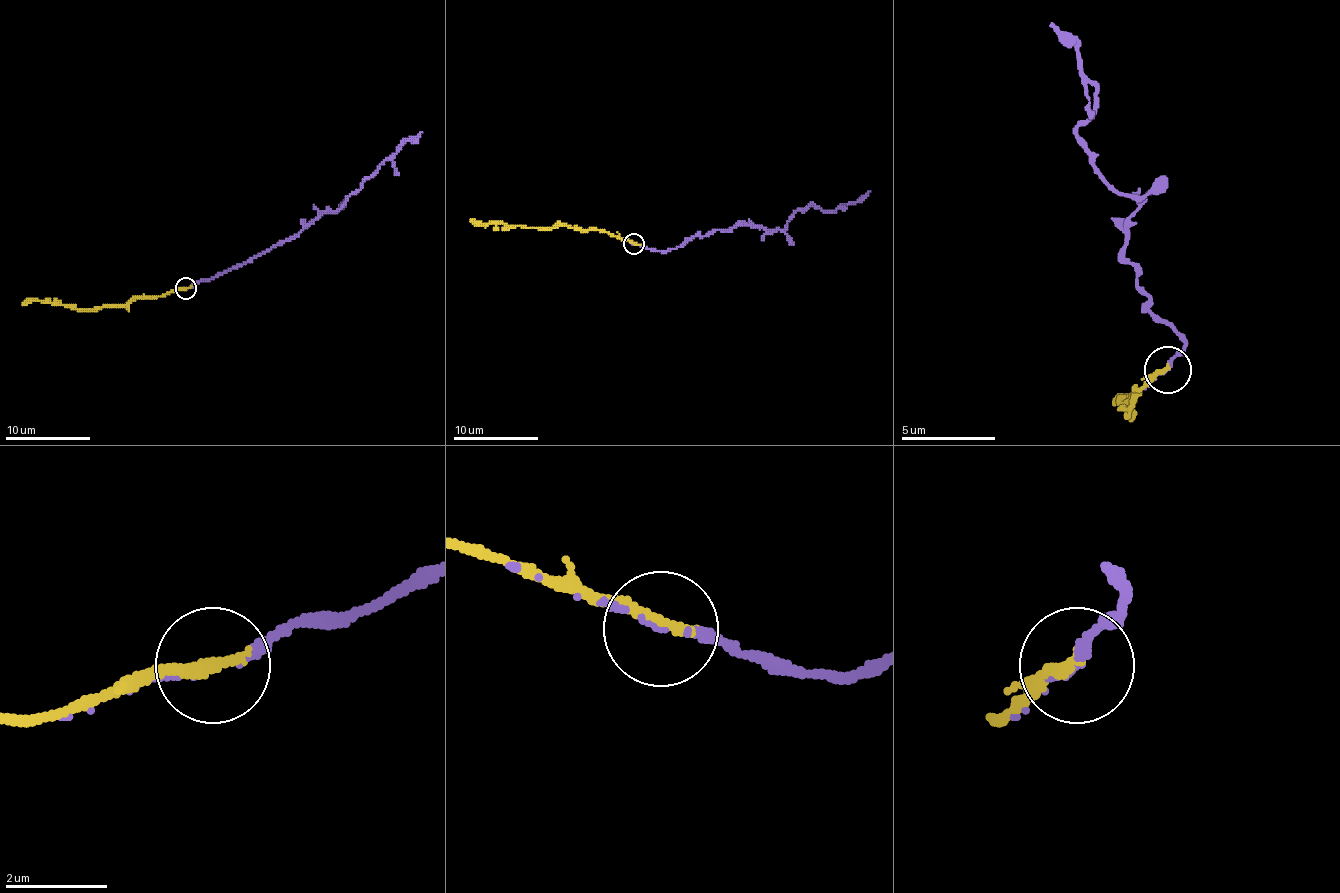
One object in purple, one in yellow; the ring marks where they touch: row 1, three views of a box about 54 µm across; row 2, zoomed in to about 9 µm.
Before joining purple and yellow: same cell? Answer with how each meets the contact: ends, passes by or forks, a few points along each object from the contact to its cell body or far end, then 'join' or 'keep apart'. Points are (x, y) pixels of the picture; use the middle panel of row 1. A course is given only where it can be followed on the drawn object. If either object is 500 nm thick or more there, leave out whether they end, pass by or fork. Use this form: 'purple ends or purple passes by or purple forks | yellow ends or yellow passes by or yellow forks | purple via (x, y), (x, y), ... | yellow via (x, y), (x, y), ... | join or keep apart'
purple passes by | yellow ends | purple via (634, 244), (670, 251), (696, 236), (736, 225), (783, 229), (808, 204), (832, 212), (859, 202), (870, 191) | yellow via (634, 244), (600, 229), (579, 229), (568, 225), (521, 227), (474, 223), (470, 219) | join

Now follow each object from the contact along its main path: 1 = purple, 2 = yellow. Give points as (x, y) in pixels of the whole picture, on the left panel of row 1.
1: (186, 287), (222, 275), (307, 228), (322, 213), (335, 213), (384, 162), (422, 132)
2: (186, 287), (152, 298), (131, 298), (120, 304), (73, 309), (39, 300), (26, 300), (22, 304)

